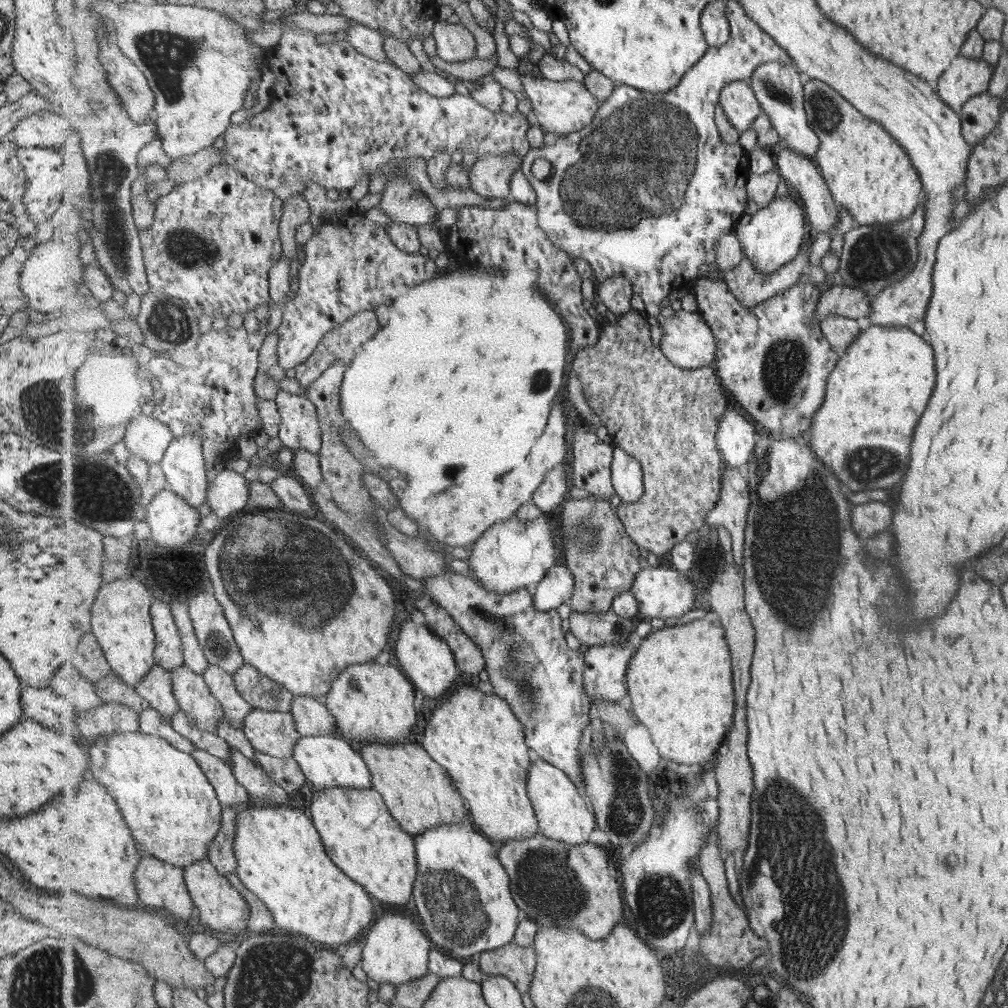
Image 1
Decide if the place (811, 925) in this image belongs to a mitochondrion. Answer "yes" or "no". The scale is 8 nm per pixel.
yes

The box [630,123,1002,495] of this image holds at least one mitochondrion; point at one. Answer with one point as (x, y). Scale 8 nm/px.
(881, 254)

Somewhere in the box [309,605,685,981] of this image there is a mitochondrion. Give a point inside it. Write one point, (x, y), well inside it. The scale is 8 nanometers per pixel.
(454, 903)

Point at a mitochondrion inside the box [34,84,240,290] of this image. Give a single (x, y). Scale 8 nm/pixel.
(189, 250)

